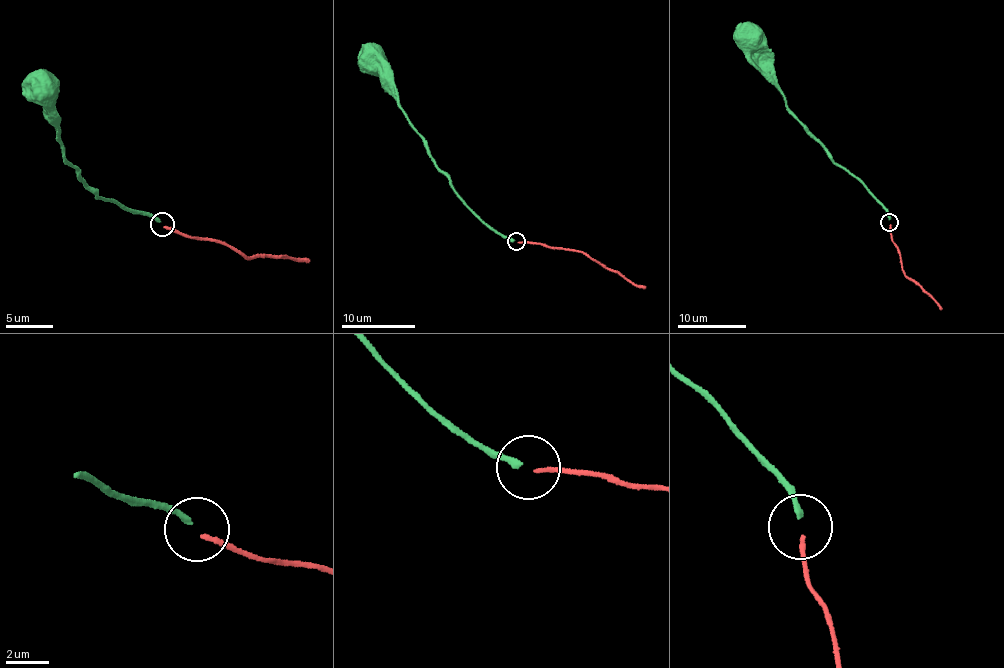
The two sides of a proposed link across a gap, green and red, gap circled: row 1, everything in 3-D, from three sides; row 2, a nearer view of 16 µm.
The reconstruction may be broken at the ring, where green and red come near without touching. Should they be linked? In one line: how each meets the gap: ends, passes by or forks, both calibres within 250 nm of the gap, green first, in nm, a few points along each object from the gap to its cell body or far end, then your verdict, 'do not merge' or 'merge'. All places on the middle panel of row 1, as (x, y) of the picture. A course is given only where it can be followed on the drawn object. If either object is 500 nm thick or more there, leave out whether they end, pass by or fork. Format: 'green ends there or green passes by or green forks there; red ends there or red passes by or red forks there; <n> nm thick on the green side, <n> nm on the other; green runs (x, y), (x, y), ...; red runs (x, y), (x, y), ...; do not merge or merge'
green ends there; red ends there; 280 nm thick on the green side, 200 nm on the other; green runs (514, 240), (488, 229), (465, 204), (435, 164), (427, 143), (382, 83), (377, 61); red runs (518, 242), (586, 252), (593, 259), (646, 287); do not merge

